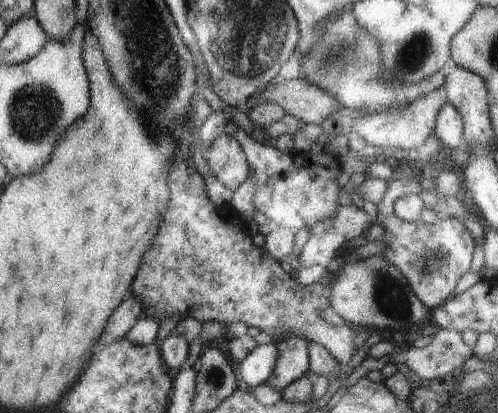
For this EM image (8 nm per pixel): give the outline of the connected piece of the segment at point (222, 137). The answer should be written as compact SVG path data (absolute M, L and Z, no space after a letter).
M225 132L213 138L205 158L215 178L231 190L245 180L250 169L237 139Z

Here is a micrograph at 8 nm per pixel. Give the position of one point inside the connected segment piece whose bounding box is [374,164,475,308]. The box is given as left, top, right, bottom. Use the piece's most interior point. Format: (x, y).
(432, 256)

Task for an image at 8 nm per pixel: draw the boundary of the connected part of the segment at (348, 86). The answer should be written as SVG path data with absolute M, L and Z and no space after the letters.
M347 10L337 12L337 20L329 24L323 38L319 38L303 58L299 58L297 77L331 95L340 104L340 108L363 110L363 115L386 111L391 107L402 107L418 96L441 87L444 81L443 72L439 70L416 83L387 83L380 76L379 67L376 41L354 22L351 12Z

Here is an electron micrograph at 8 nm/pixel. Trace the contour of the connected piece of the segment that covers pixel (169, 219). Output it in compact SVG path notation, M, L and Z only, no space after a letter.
M179 158L179 162L171 164L167 176L169 202L161 216L159 232L149 244L131 284L131 292L143 300L139 317L149 317L154 321L172 318L177 323L185 318L193 318L197 324L216 320L226 326L231 322L243 322L247 327L255 326L259 331L270 334L275 340L290 334L298 335L323 346L331 356L336 356L338 365L347 362L351 355L350 340L357 330L349 325L332 326L317 315L319 310L328 306L330 288L340 270L339 255L331 257L317 282L306 286L296 283L293 273L284 272L279 262L261 248L259 241L248 235L244 220L231 206L223 204L214 207L210 203L192 158Z

